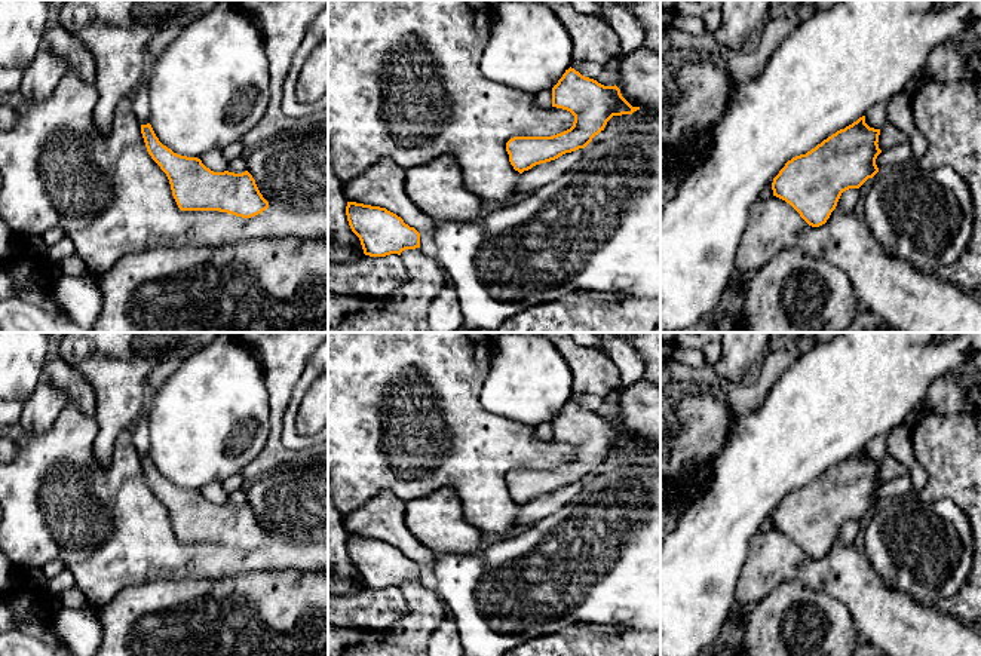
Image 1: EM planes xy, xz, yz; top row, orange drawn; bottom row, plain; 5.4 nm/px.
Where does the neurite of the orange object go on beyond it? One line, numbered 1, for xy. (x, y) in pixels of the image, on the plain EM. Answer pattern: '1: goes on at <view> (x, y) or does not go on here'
1: does not go on here

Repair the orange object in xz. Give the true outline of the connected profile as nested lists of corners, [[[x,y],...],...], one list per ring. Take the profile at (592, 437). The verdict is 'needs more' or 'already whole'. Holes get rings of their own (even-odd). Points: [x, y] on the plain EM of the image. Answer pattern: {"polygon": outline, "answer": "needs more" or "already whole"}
{"polygon": [[[574,401],[565,402],[558,416],[552,420],[552,439],[570,444],[574,448],[573,459],[552,469],[514,469],[506,475],[509,494],[515,503],[522,506],[536,497],[558,491],[565,485],[585,481],[595,468],[604,463],[613,448],[632,447],[640,439],[632,439],[614,419],[604,419],[594,411],[582,408]]], "answer": "already whole"}

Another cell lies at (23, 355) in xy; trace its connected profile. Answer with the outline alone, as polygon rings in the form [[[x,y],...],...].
[[[0,332],[0,399],[28,399],[52,353],[46,332]]]

